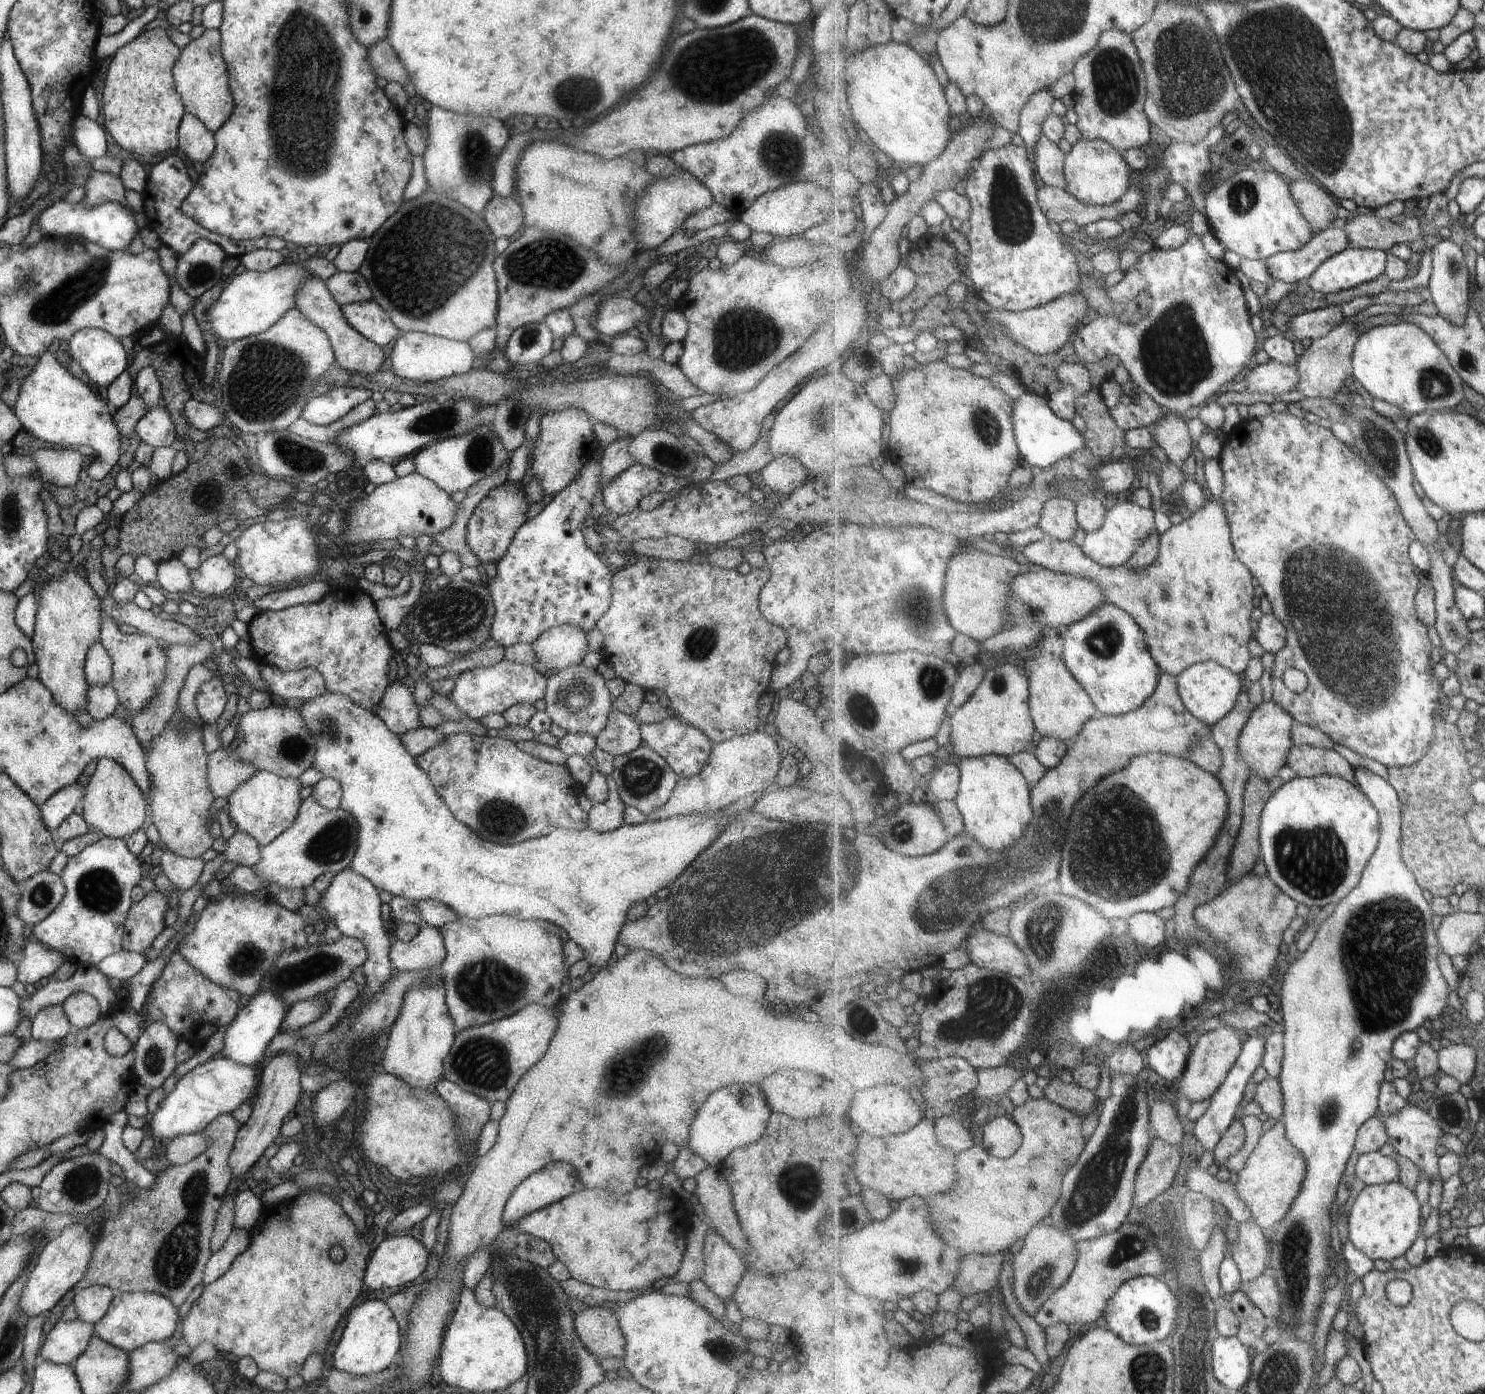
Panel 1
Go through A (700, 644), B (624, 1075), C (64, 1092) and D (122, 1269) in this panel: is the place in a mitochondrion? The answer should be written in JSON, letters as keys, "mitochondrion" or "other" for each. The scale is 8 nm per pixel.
{"A":"mitochondrion","B":"mitochondrion","C":"other","D":"other"}

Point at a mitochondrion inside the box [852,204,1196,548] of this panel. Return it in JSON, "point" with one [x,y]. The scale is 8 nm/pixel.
{"point":[988,423]}

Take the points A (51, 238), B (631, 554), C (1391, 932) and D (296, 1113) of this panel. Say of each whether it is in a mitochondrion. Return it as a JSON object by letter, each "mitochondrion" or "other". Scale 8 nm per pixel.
{"A":"other","B":"other","C":"mitochondrion","D":"other"}

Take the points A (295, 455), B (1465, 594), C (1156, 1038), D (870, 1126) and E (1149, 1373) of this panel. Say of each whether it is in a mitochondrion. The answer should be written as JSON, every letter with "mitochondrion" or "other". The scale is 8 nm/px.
{"A":"mitochondrion","B":"other","C":"other","D":"other","E":"mitochondrion"}

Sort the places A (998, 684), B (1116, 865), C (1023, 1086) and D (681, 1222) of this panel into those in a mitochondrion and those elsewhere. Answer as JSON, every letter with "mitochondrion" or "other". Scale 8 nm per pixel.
{"A":"other","B":"mitochondrion","C":"other","D":"other"}

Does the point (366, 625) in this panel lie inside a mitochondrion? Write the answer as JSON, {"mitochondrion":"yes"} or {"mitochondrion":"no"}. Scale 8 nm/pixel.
{"mitochondrion":"no"}

